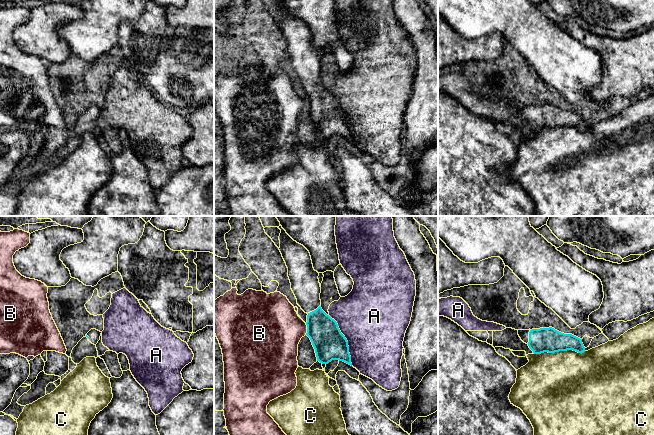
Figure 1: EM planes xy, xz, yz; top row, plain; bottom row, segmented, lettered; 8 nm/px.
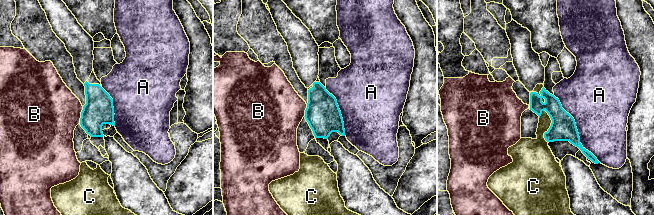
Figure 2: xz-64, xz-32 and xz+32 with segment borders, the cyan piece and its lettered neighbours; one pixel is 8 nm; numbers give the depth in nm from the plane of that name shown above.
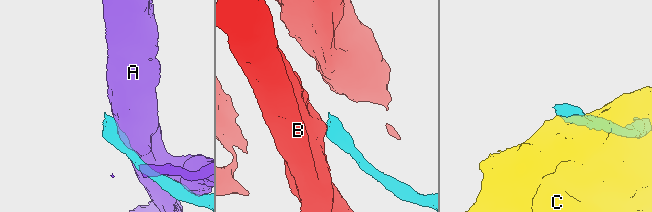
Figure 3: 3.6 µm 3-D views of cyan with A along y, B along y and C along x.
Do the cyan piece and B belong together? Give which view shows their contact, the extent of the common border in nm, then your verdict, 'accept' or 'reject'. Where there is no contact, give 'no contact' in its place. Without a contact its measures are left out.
meets cyan in xz; contact 100 nm long; reject

